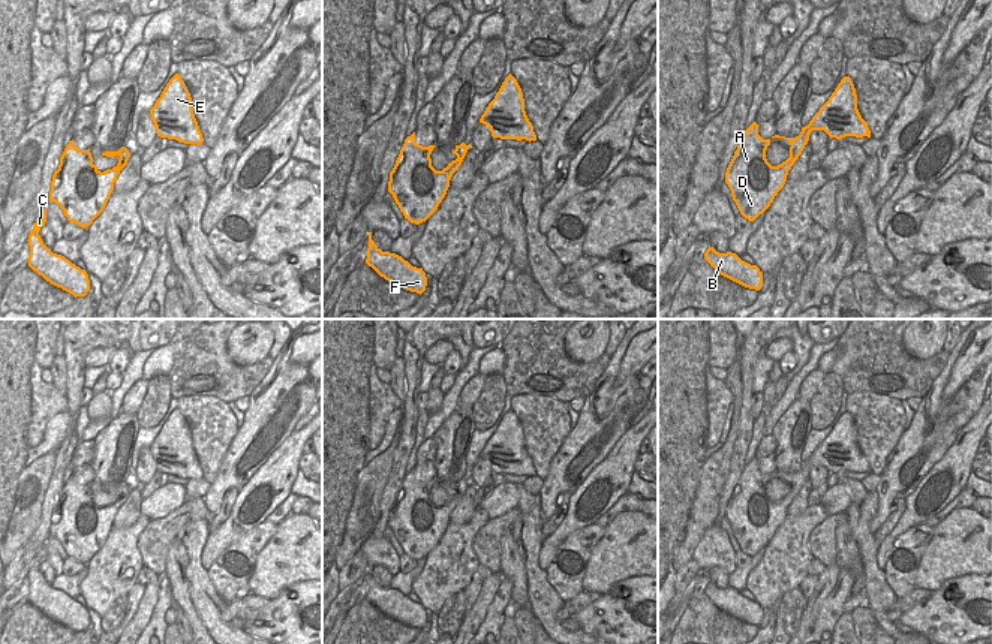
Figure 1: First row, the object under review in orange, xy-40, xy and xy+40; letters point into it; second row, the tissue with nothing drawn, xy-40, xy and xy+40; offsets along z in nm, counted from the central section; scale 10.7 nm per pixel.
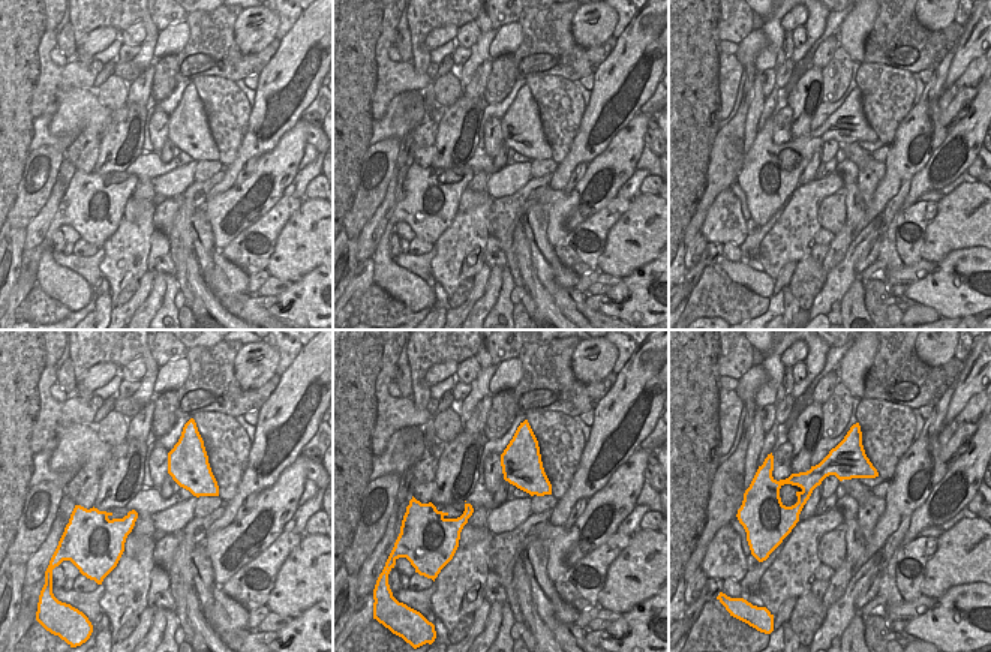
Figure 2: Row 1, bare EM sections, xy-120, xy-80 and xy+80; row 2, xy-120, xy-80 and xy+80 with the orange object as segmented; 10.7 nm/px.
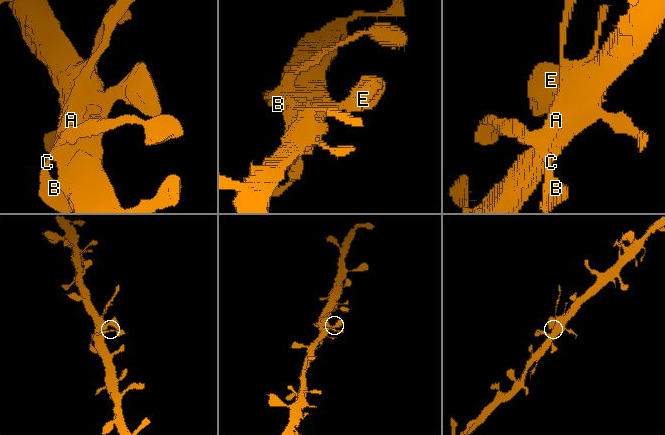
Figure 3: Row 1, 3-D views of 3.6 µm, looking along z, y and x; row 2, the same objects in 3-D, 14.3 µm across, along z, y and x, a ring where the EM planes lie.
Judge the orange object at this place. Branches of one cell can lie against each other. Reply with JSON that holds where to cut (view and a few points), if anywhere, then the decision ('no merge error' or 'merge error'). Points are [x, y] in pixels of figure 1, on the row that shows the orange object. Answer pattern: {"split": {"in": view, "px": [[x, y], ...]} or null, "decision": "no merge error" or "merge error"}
{"split": null, "decision": "no merge error"}

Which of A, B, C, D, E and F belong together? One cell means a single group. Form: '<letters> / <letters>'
A B C D E F

